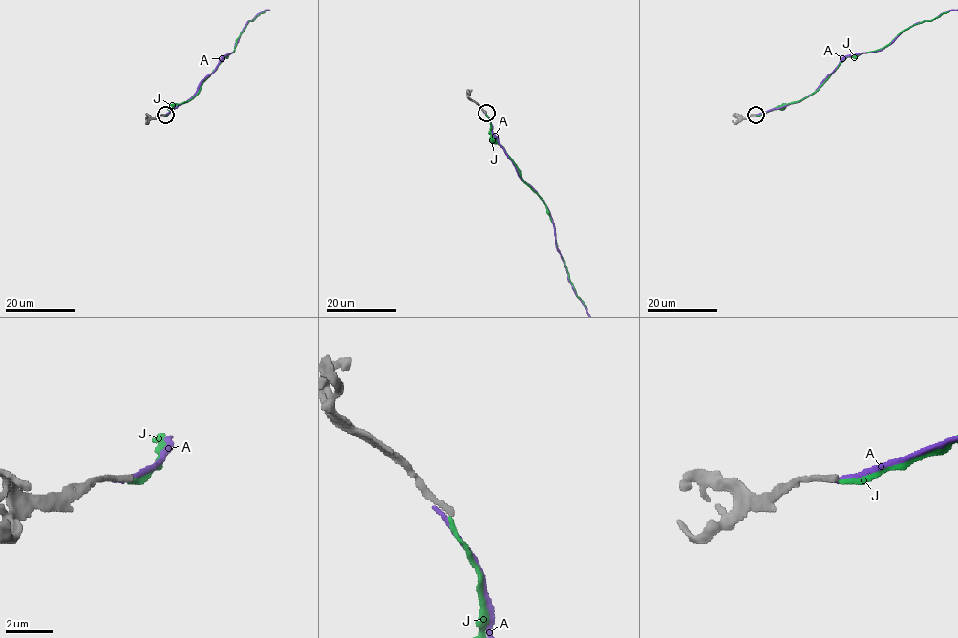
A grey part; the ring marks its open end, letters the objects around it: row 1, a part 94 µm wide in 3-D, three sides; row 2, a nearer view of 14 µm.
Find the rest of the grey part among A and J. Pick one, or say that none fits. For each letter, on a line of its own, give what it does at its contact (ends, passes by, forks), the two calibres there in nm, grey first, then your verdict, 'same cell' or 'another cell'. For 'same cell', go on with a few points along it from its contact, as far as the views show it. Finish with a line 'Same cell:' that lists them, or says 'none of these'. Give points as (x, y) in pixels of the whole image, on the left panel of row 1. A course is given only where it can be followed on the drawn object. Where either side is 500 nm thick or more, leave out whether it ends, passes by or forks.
A: it ends; calibres 320 and 200 nm; another cell
J: it ends; calibres 280 and 170 nm; another cell
Same cell: none of these

